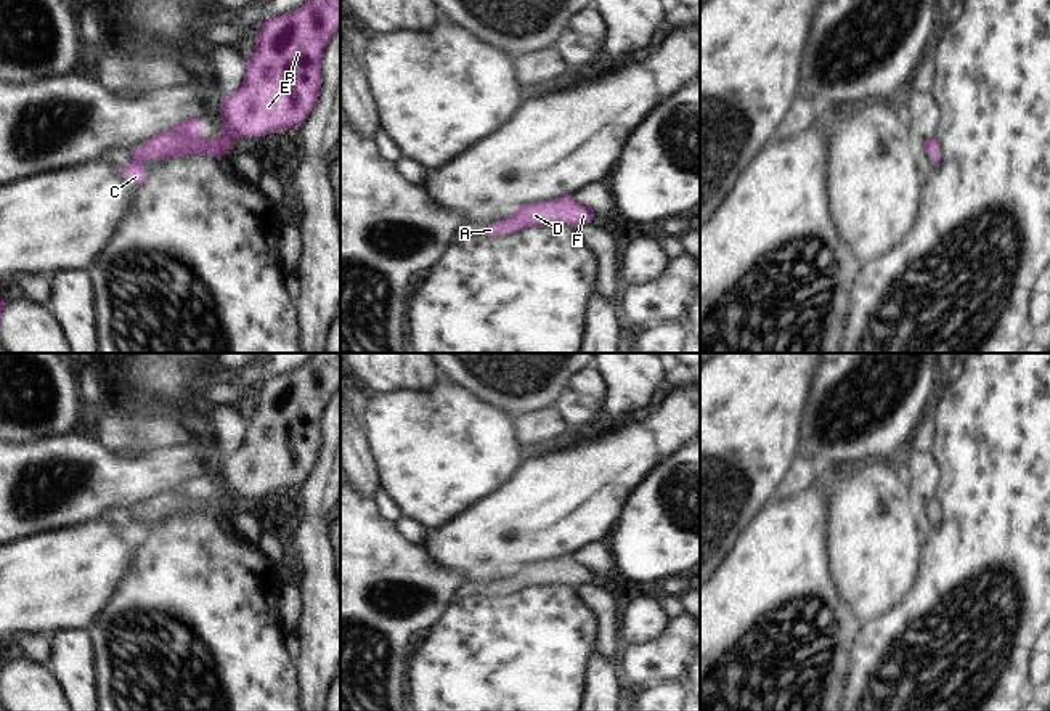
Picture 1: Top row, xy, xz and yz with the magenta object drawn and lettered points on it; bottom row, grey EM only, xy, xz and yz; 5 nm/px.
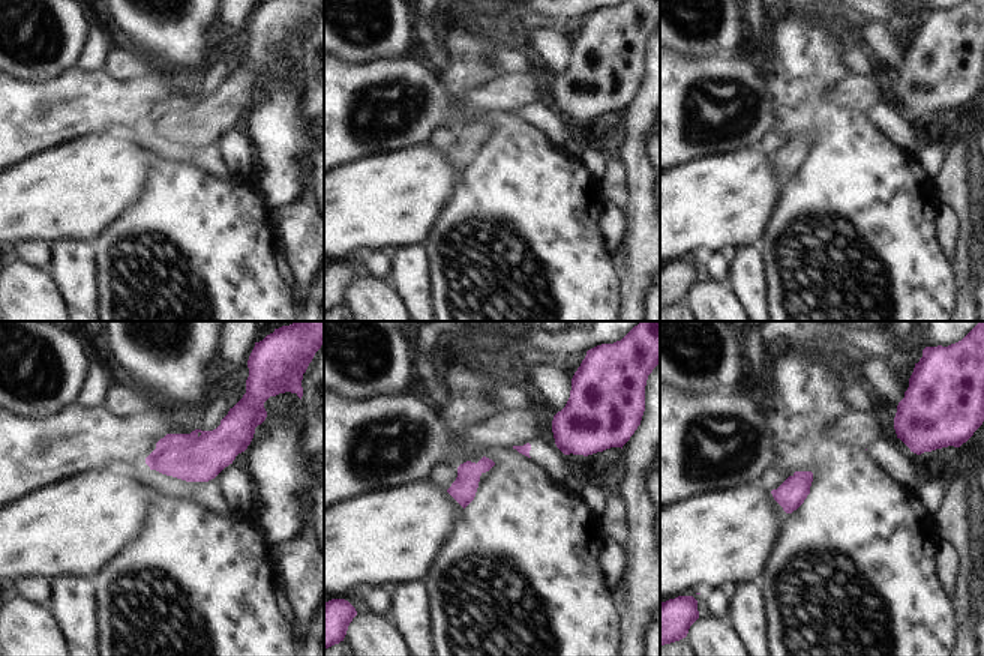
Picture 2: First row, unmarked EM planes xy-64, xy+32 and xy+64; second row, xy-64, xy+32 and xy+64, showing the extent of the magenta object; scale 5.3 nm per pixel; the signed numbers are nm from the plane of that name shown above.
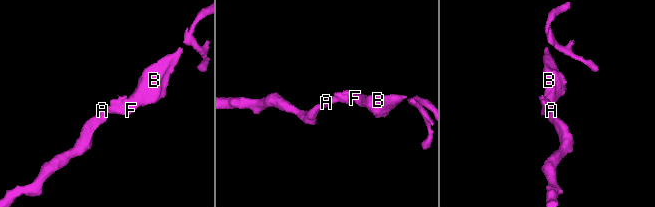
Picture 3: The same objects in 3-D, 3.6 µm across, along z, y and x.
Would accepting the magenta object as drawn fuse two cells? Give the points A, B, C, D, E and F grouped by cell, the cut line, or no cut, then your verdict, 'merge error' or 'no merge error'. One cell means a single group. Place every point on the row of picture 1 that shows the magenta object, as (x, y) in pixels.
A B C D E F; no cut; no merge error

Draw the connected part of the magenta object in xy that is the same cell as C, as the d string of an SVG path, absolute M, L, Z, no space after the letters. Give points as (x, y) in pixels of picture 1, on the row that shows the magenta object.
M307 0L300 8L265 21L255 39L254 53L246 63L241 87L222 100L223 127L220 135L207 141L201 135L201 119L180 122L172 130L151 136L141 148L132 149L133 160L127 167L120 167L127 181L136 188L143 185L146 178L144 160L148 157L154 162L189 154L220 159L230 152L233 143L239 138L265 136L300 127L318 101L323 83L323 53L339 29L340 0Z

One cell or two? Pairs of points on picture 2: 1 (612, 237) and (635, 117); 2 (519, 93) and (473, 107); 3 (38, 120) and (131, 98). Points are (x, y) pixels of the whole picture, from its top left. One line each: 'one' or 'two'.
1: two
2: one
3: one

